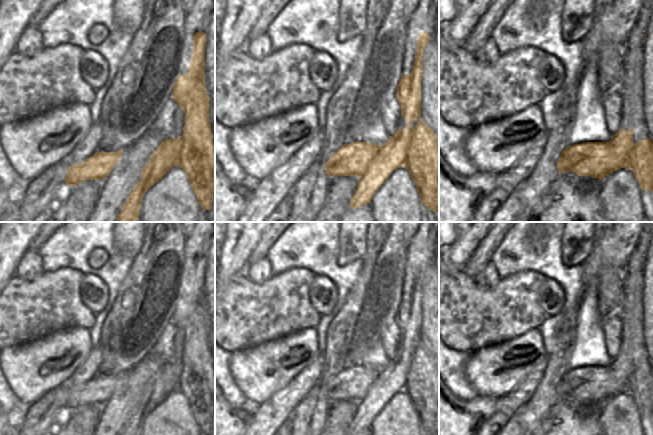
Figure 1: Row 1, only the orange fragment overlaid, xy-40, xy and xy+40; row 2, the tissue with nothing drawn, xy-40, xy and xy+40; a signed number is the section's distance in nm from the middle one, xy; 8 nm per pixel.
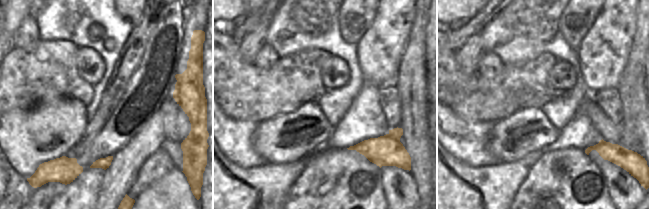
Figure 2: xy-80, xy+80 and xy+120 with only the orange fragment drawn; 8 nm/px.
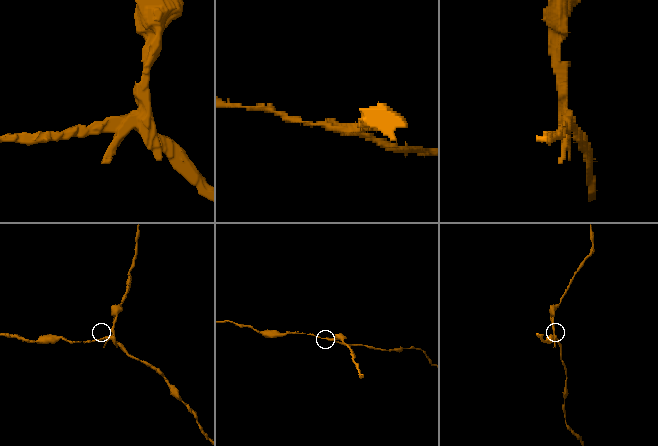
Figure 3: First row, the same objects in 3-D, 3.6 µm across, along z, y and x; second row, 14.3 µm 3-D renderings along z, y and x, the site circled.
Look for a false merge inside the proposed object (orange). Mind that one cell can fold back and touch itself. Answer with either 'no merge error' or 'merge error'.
merge error

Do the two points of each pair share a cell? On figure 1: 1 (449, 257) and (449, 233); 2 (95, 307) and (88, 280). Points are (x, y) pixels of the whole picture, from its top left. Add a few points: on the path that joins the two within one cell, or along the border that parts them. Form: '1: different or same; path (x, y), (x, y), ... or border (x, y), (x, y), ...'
1: different; border (457, 232), (457, 238), (449, 246)
2: same; path (98, 299), (103, 294), (103, 290), (96, 286)

